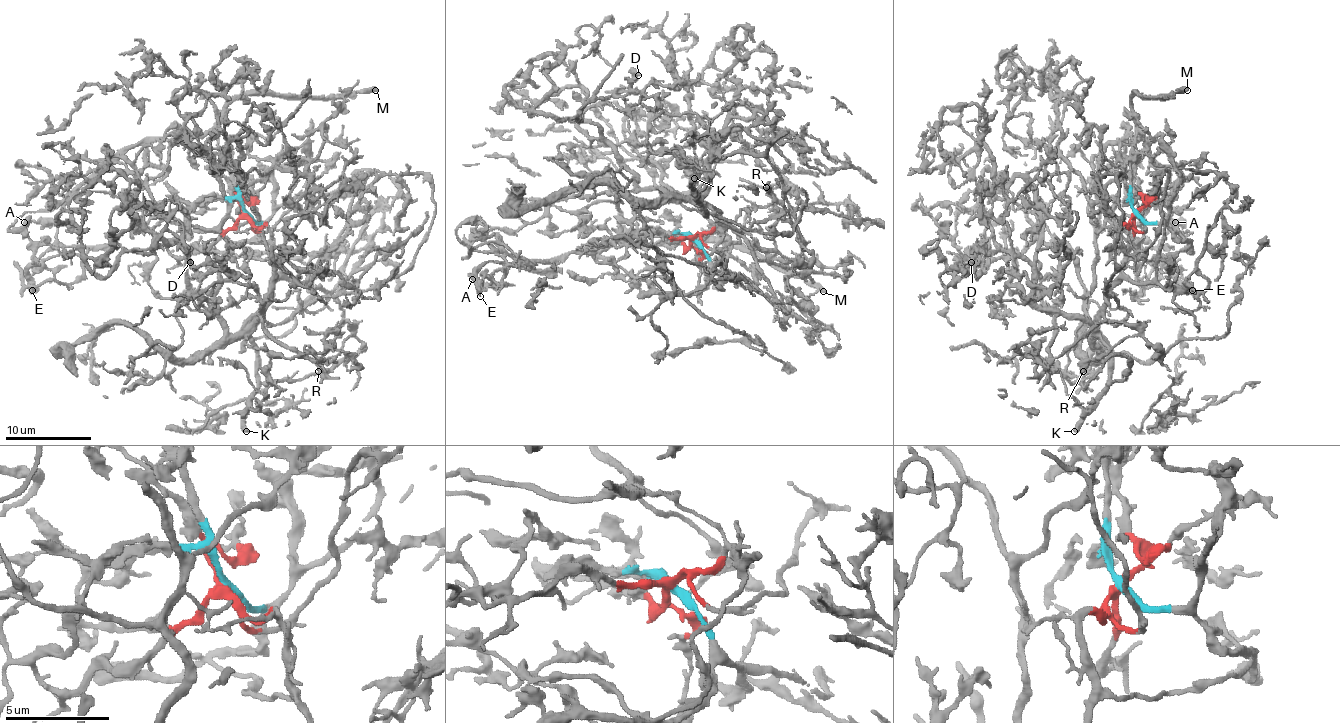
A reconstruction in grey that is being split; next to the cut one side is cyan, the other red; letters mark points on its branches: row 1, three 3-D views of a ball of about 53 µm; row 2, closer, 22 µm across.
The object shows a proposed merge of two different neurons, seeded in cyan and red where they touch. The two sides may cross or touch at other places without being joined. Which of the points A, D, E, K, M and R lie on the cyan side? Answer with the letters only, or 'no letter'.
A, E, M

